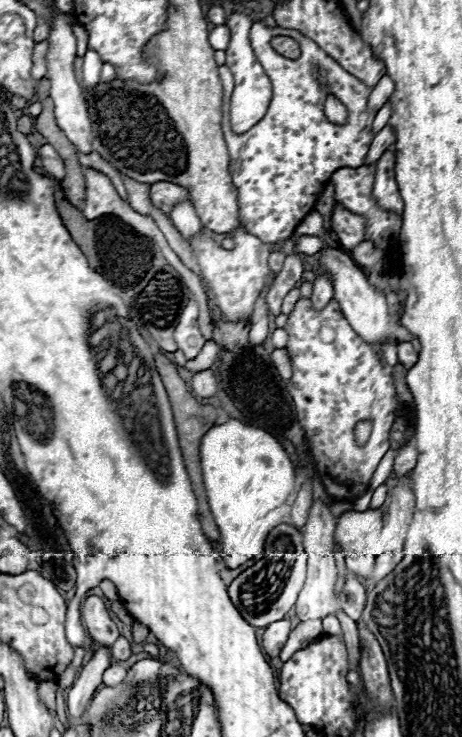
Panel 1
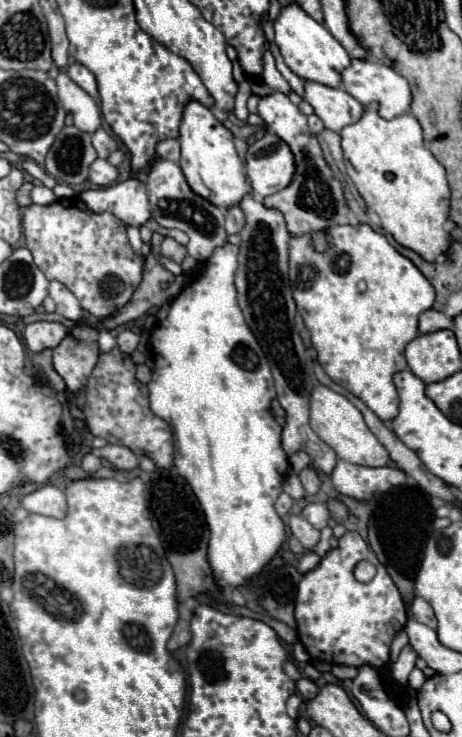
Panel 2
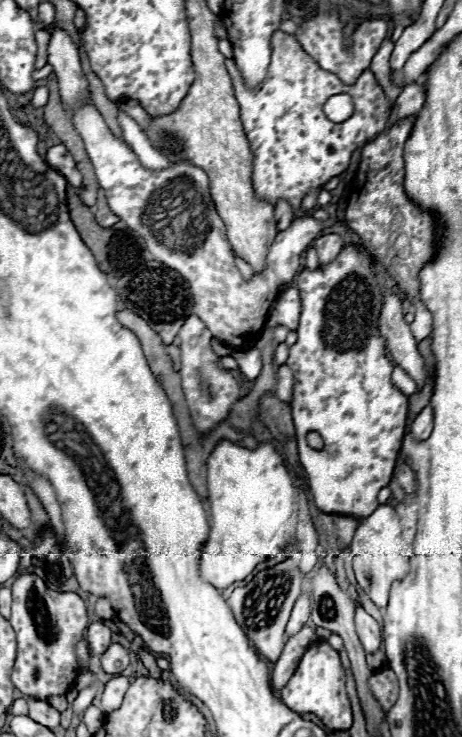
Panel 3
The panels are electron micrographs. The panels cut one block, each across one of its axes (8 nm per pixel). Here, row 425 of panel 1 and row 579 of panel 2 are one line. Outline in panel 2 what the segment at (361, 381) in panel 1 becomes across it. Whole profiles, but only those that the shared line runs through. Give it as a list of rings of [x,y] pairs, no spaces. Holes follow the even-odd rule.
[[[346,532],[338,548],[330,550],[314,570],[302,576],[294,610],[300,642],[312,660],[354,668],[372,666],[378,670],[386,668],[390,662],[392,638],[406,626],[404,612],[406,606],[396,584],[358,532]],[[362,560],[374,564],[378,570],[368,584],[354,578],[354,568]]]

